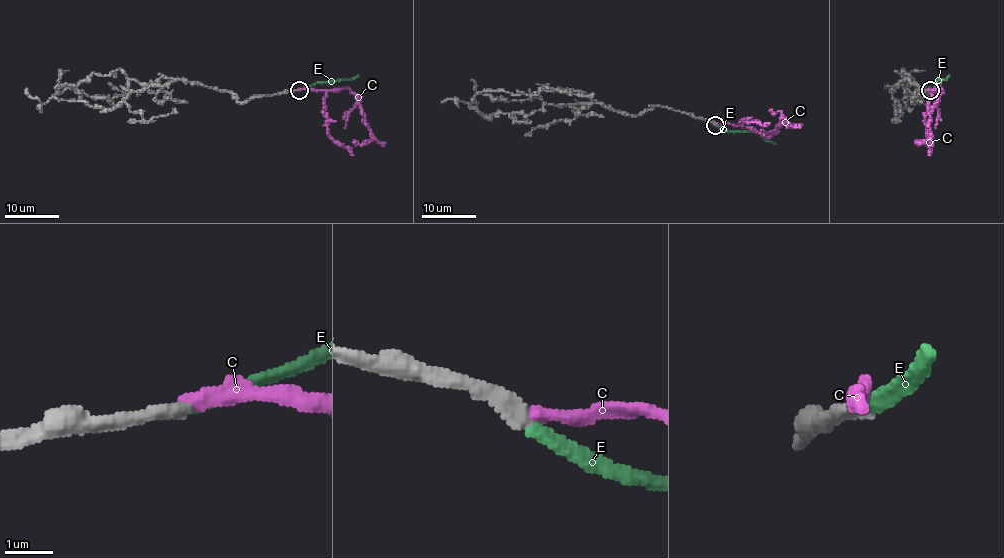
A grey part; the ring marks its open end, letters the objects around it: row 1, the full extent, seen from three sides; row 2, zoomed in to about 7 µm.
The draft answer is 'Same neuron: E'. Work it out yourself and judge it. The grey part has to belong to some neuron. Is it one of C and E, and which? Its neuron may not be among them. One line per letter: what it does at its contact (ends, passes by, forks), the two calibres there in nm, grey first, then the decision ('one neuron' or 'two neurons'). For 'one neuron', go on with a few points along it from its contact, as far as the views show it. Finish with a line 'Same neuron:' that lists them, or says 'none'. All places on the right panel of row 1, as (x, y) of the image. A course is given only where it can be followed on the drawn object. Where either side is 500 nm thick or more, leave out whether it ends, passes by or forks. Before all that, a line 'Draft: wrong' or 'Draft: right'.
Draft: right
C: it ends | 320/300 nm | two neurons
E: it ends | 300/240 nm | one neuron | via (930, 89), (949, 74)
Same neuron: E

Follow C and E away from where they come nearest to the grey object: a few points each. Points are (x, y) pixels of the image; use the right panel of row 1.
C: (929, 89), (940, 88), (943, 93), (930, 112), (929, 136), (918, 144), (916, 142)
E: (930, 89), (949, 74)

